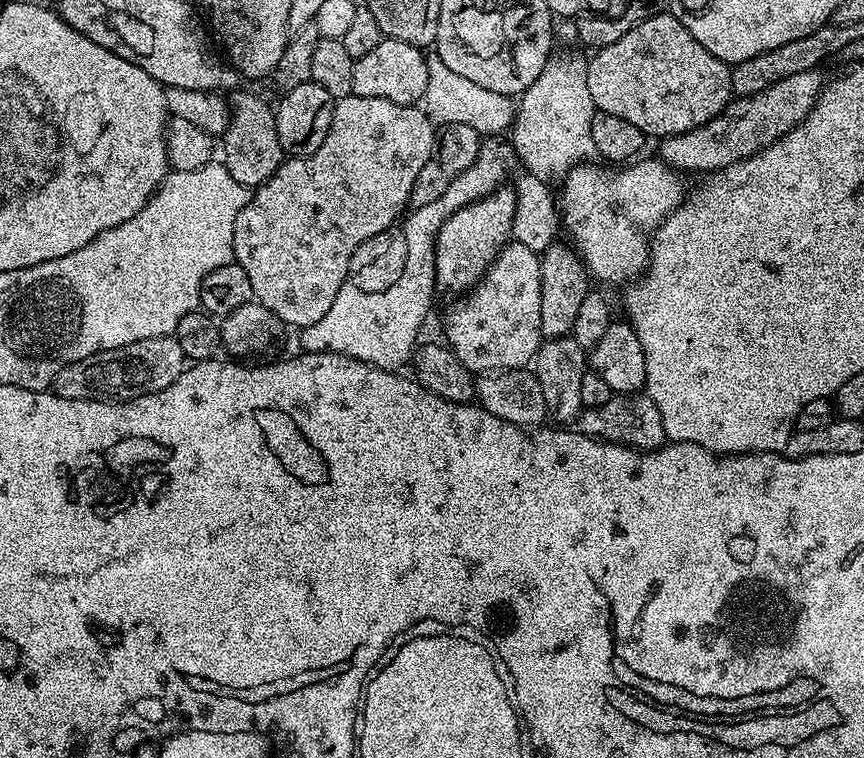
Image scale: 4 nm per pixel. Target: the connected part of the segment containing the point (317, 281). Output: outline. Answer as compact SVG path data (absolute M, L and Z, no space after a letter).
M353 95L336 101L334 118L330 122L330 134L326 134L326 142L322 142L322 146L318 146L318 150L314 150L314 154L309 156L288 156L275 174L249 195L246 206L242 206L234 222L234 260L242 266L242 270L246 270L247 276L250 277L254 300L272 311L289 329L292 327L293 330L299 330L320 321L330 311L338 290L342 290L342 286L348 280L348 267L350 258L354 258L354 250L358 250L362 242L374 238L374 234L382 234L388 228L393 227L405 215L412 199L414 182L418 174L422 174L422 166L430 162L437 143L437 129L431 118L424 113L423 107L386 102L386 98L362 98Z

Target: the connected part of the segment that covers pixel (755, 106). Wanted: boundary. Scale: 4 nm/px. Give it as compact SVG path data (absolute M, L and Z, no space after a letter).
M815 68L802 70L802 74L790 74L790 78L782 78L782 82L774 82L774 86L758 94L737 96L729 100L726 107L710 122L694 130L686 130L686 134L663 137L659 141L659 159L681 174L707 174L758 154L807 118L826 87L822 73Z

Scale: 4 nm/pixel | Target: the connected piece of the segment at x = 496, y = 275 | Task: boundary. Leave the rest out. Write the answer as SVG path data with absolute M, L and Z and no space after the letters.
M509 242L505 244L504 249L497 254L494 261L488 268L488 273L476 283L475 288L467 293L452 309L448 312L448 317L444 320L444 332L448 335L446 339L447 347L451 348L452 353L458 358L458 362L462 362L462 366L466 366L474 374L483 374L485 372L503 372L505 368L528 368L536 359L536 352L539 350L542 337L540 327L542 326L542 278L540 277L540 256L534 250L527 249L522 244Z

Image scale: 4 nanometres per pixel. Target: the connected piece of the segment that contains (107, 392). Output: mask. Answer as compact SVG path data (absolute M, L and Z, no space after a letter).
M175 335L146 338L142 342L130 342L130 346L118 346L114 350L102 350L90 358L82 358L78 362L70 362L70 366L62 366L54 378L51 391L62 398L71 400L133 400L146 394L154 394L158 390L166 390L170 382L174 382L184 373L186 357L182 346Z

